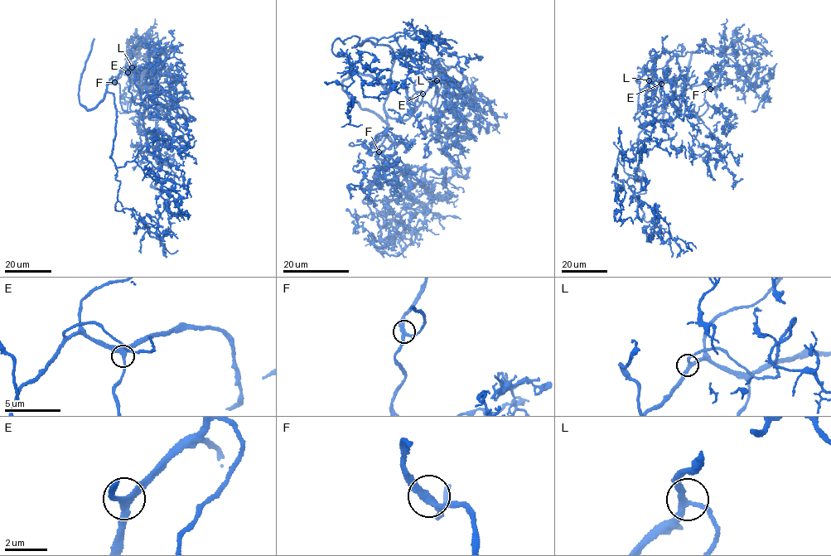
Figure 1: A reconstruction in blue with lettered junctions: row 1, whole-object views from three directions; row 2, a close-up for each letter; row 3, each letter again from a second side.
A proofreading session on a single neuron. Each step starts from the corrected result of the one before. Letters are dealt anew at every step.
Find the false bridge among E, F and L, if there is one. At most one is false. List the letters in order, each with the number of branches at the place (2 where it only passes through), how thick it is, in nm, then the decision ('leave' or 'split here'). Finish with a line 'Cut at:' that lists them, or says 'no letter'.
E: 3 | 240 nm | leave
F: 3 | 260 nm | leave
L: 3 | 240 nm | leave
Cut at: no letter

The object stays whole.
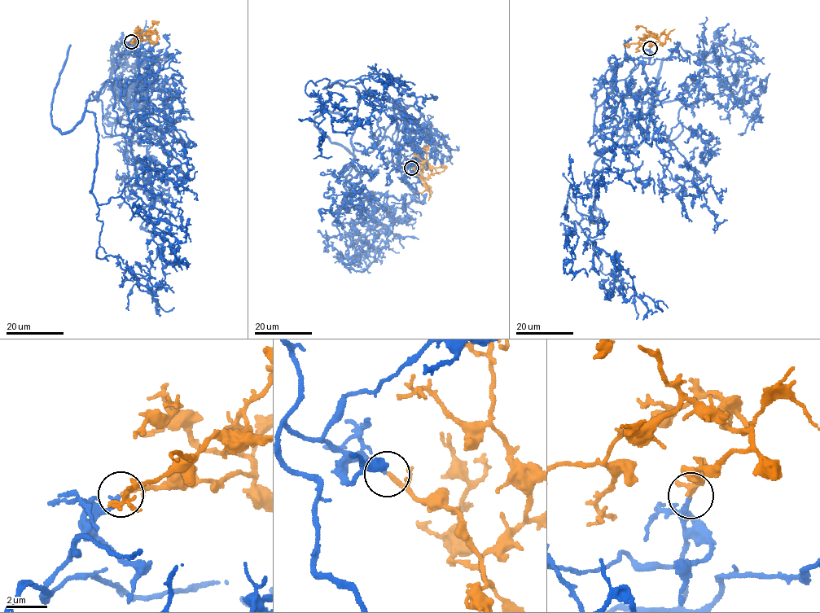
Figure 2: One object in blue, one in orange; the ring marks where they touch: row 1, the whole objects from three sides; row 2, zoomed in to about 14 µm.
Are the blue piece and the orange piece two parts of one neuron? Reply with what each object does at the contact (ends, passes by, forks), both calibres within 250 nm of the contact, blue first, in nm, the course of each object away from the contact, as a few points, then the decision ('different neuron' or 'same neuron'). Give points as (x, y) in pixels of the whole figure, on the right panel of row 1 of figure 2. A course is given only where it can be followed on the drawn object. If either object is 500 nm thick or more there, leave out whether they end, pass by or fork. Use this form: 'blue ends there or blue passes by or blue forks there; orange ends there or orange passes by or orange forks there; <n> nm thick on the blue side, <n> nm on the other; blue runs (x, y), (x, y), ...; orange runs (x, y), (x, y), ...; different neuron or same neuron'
blue ends there; orange ends there; 200 nm thick on the blue side, 200 nm on the other; blue runs (650, 47), (613, 85), (646, 92), (653, 108), (595, 164), (593, 244), (600, 270), (658, 306); orange runs (650, 47), (658, 39), (649, 34), (636, 43), (623, 44); same neuron

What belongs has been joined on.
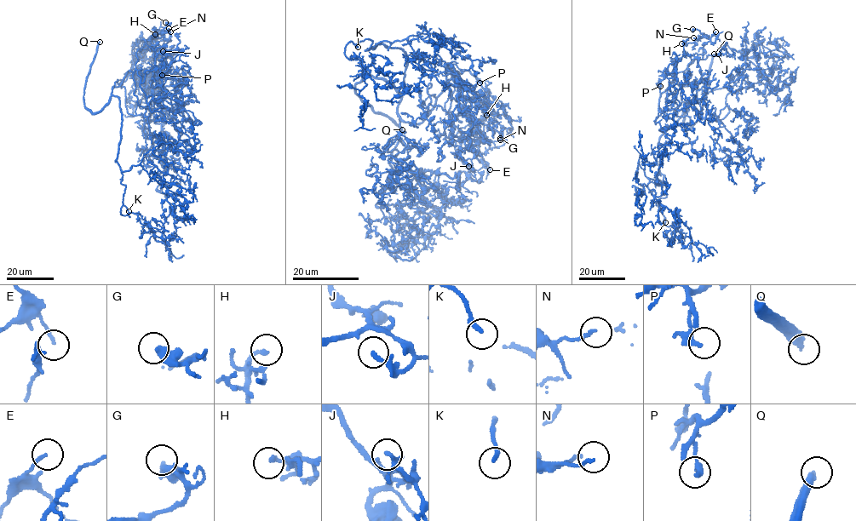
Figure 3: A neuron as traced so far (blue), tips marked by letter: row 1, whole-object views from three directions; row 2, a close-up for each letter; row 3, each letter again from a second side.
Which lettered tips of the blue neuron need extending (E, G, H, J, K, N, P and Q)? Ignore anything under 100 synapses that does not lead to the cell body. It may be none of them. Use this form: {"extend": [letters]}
{"extend": ["J", "K", "P", "Q"]}

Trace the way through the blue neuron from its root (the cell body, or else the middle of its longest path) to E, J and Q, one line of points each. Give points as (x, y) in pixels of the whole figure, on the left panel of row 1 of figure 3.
E: (117, 97), (112, 88), (121, 84), (128, 71), (134, 72), (137, 49), (150, 38), (163, 37), (169, 28)
J: (117, 97), (112, 88), (121, 84), (128, 71), (134, 72), (137, 49), (163, 51)
Q: (117, 97), (112, 96), (109, 103), (96, 112), (92, 113), (85, 106), (86, 77), (100, 42)

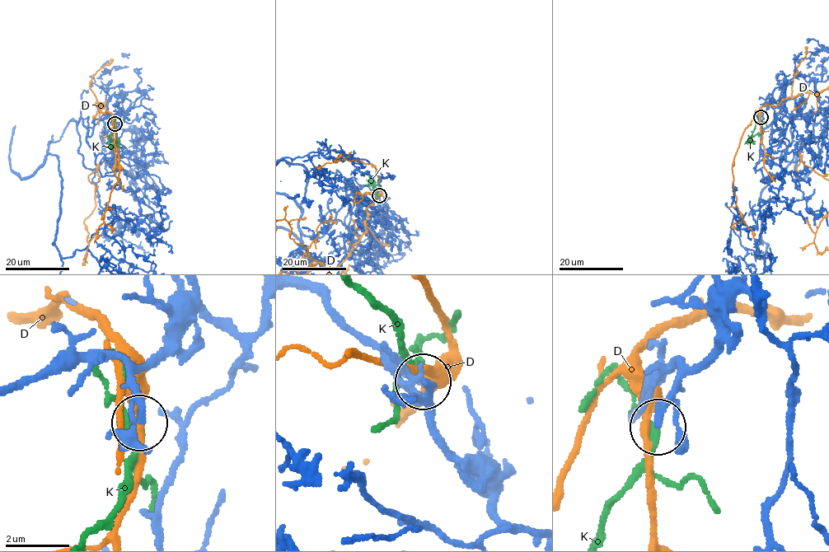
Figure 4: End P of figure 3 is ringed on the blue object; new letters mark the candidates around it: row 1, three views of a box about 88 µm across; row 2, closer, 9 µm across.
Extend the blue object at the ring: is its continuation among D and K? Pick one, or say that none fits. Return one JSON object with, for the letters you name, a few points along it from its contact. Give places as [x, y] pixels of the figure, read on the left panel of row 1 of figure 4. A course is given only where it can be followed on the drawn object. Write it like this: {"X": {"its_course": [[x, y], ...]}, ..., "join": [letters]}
{"K": {"its_course": [[114, 123], [109, 142], [110, 144], [114, 139], [119, 142]]}, "join": ["K"]}

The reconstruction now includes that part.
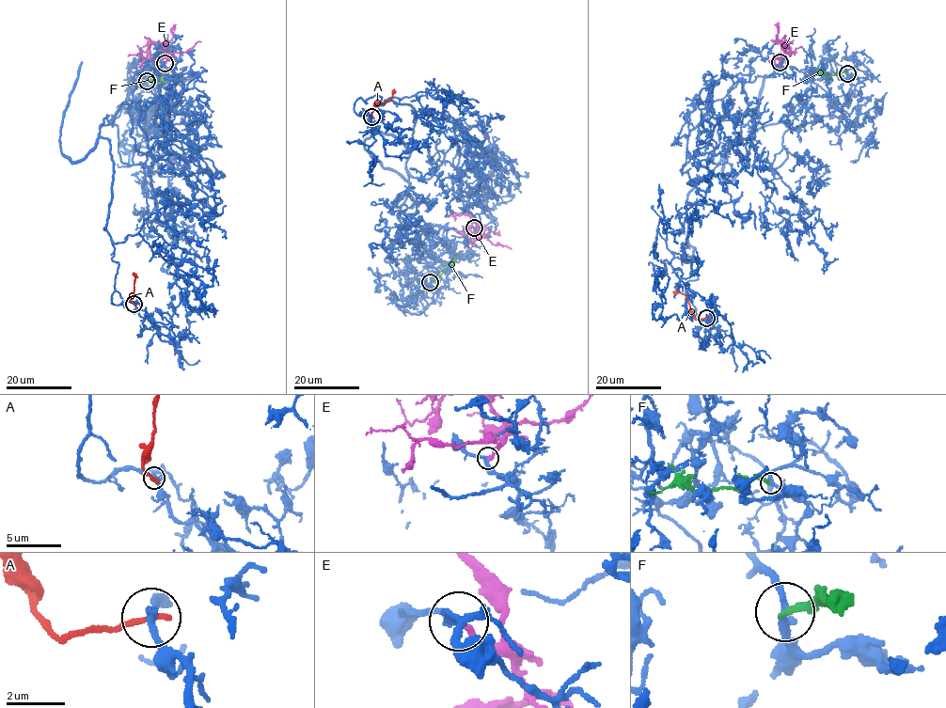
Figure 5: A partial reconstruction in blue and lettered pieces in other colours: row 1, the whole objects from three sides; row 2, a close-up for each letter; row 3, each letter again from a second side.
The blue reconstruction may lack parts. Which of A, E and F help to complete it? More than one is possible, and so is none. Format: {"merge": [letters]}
{"merge": ["E"]}

